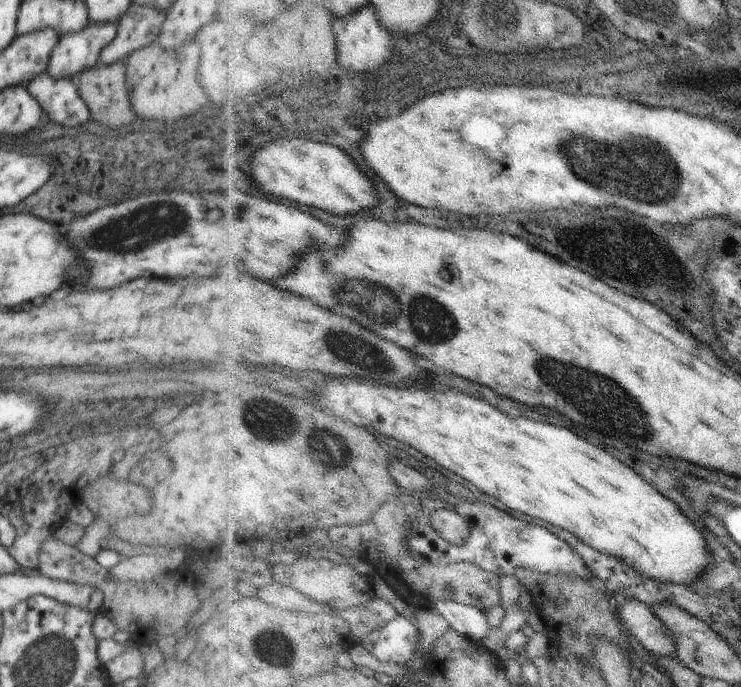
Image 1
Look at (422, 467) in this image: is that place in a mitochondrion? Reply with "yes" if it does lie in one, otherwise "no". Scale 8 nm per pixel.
no

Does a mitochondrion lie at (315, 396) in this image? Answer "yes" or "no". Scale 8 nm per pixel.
no

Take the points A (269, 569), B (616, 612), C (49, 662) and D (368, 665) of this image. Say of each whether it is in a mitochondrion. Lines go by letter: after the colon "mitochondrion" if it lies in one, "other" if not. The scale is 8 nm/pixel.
A: other
B: other
C: mitochondrion
D: other

